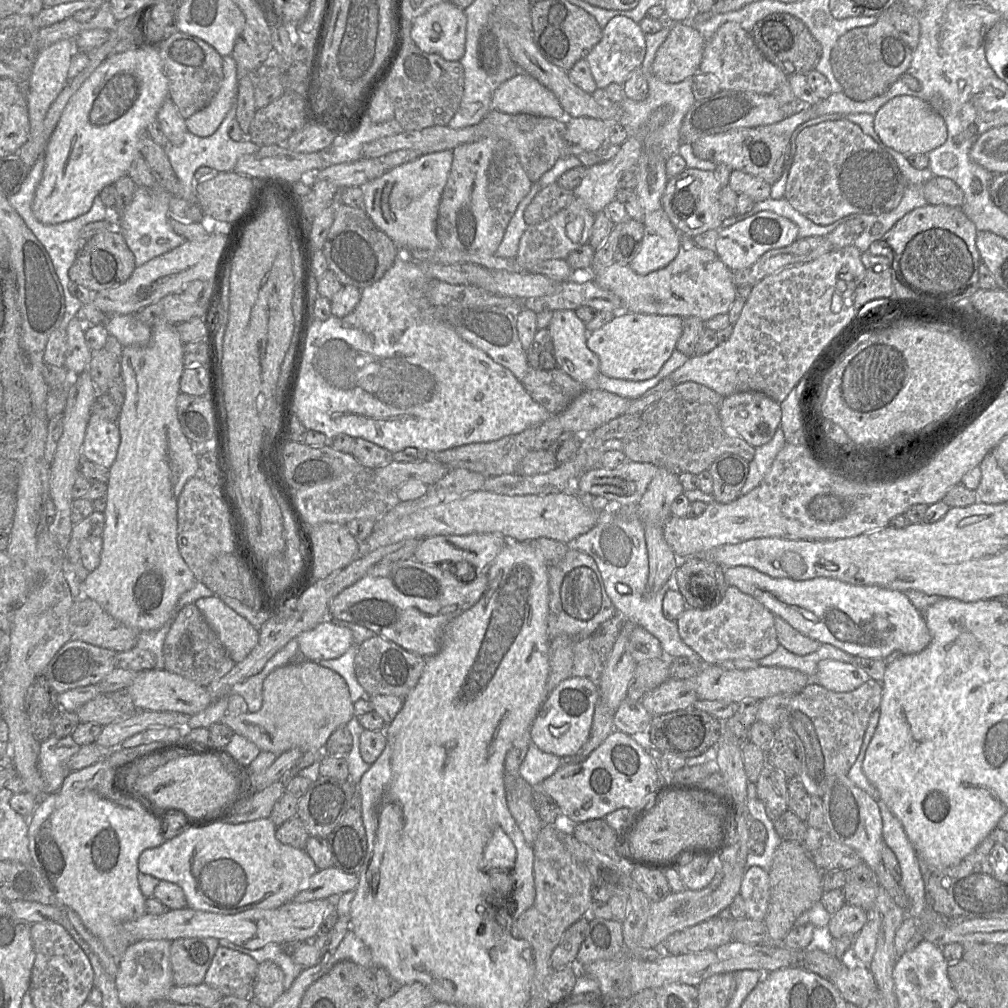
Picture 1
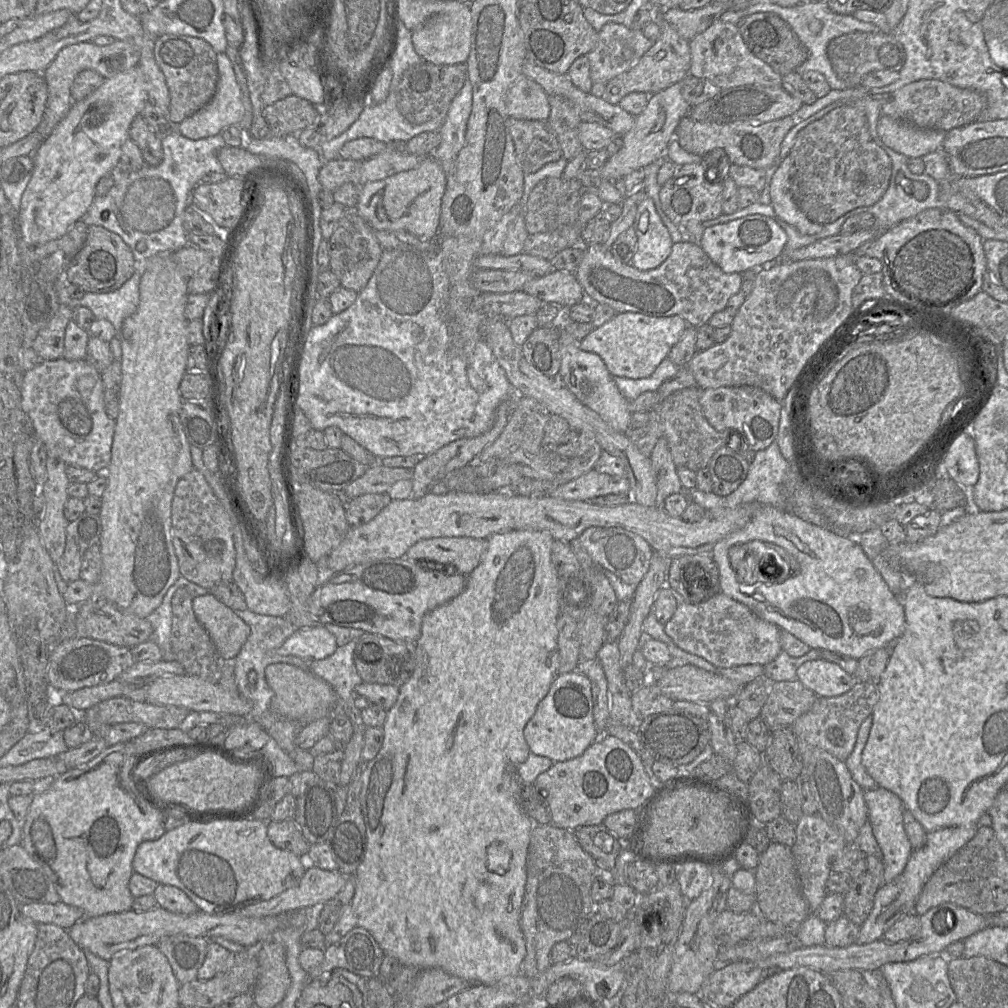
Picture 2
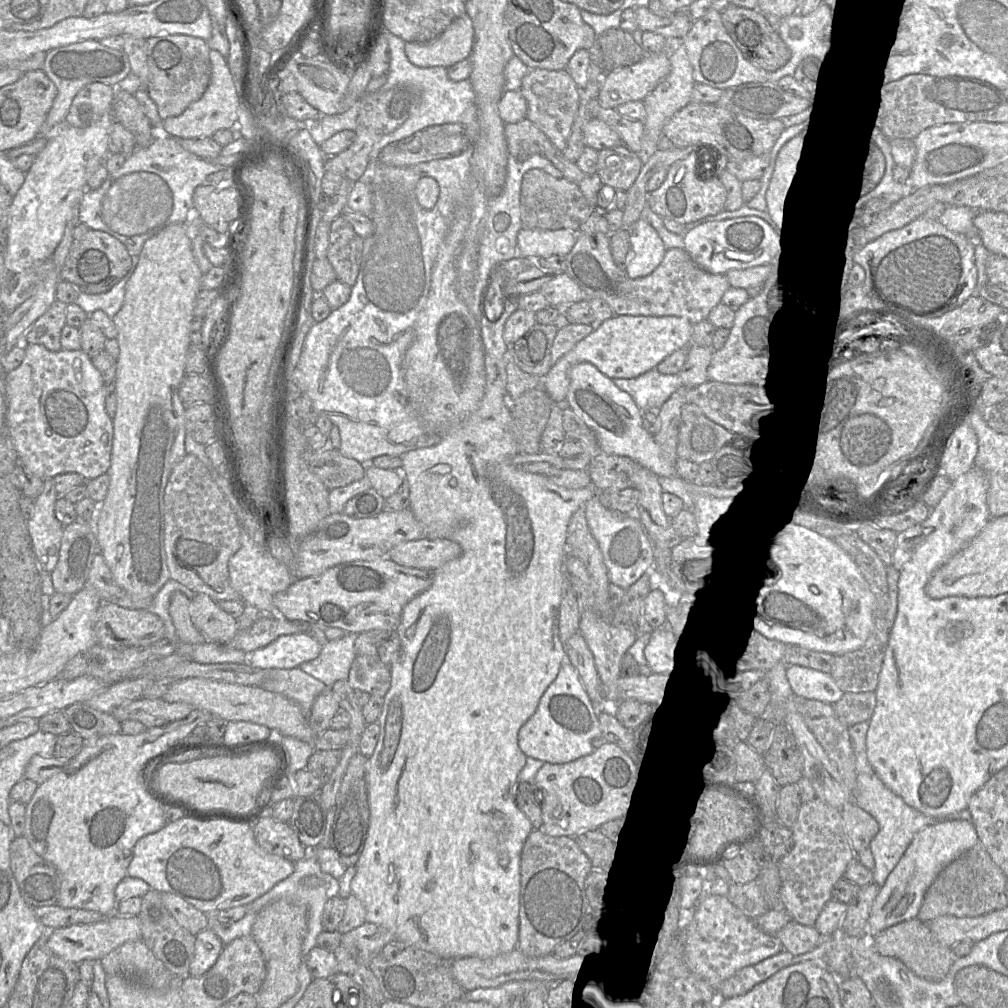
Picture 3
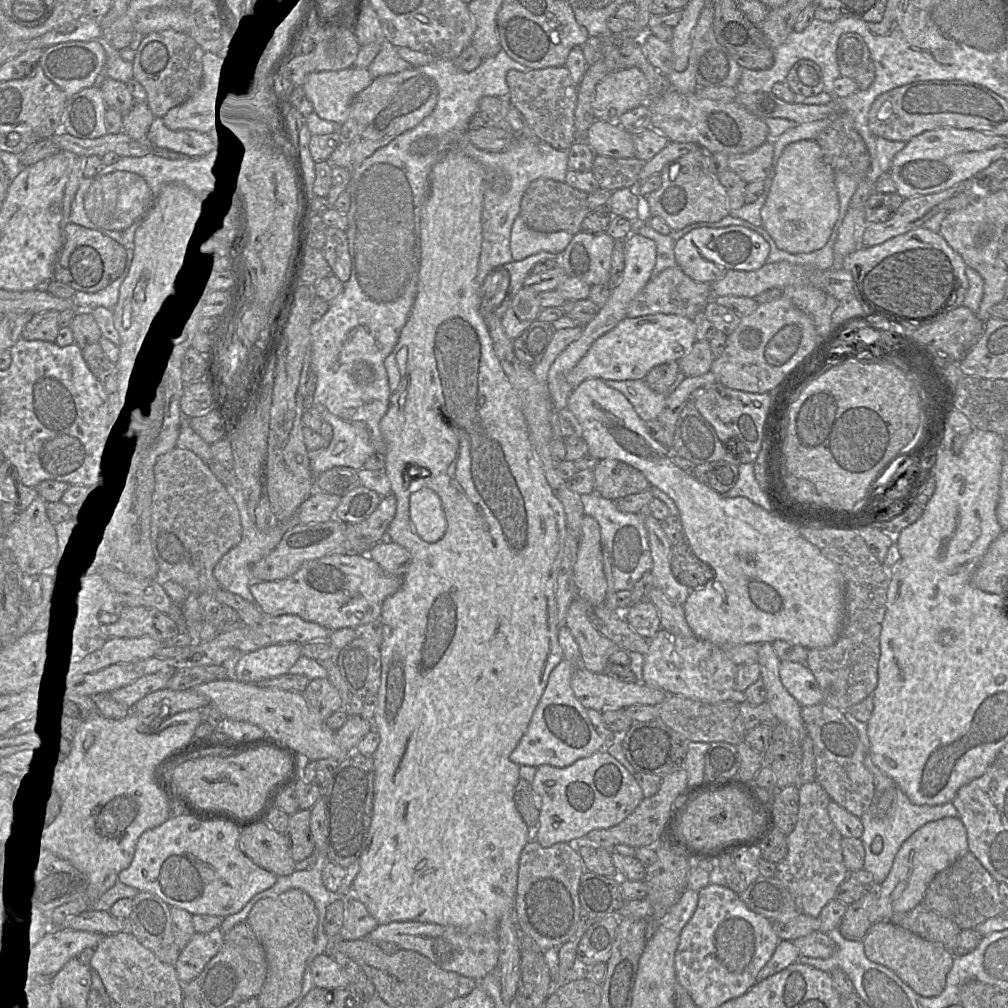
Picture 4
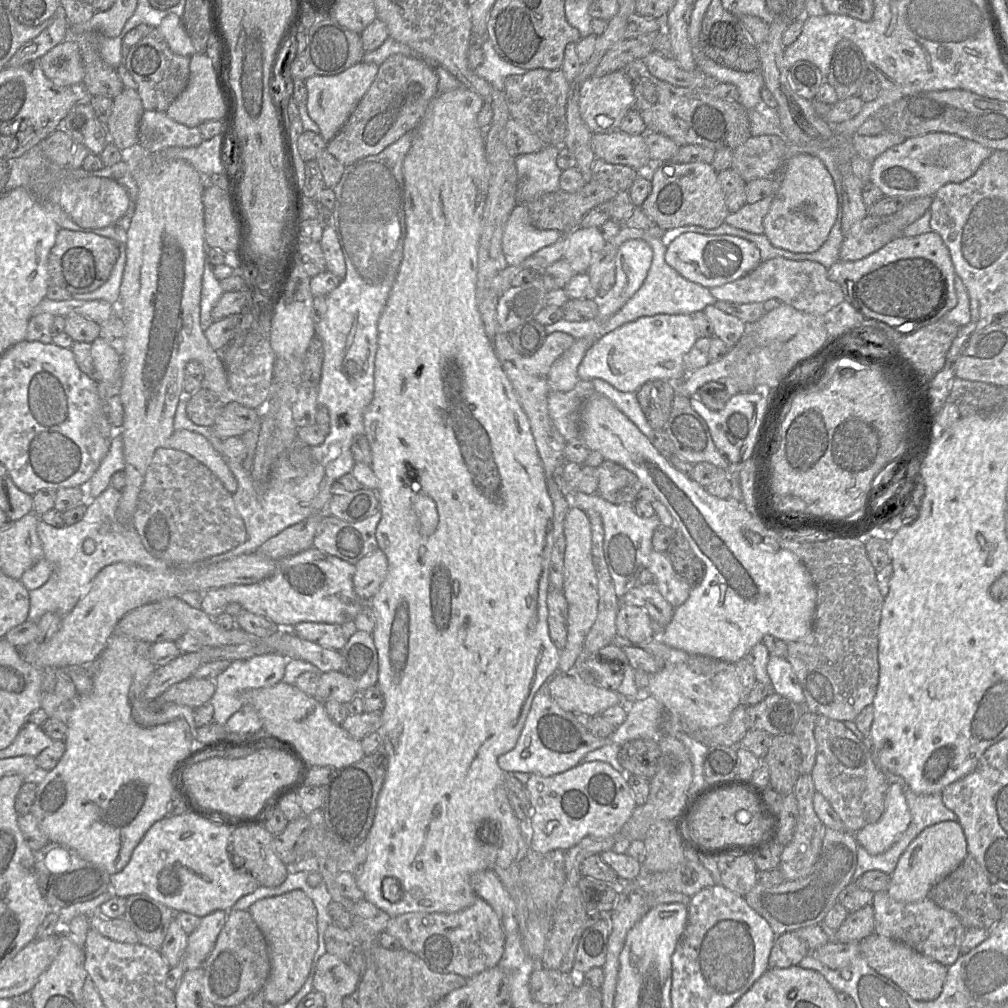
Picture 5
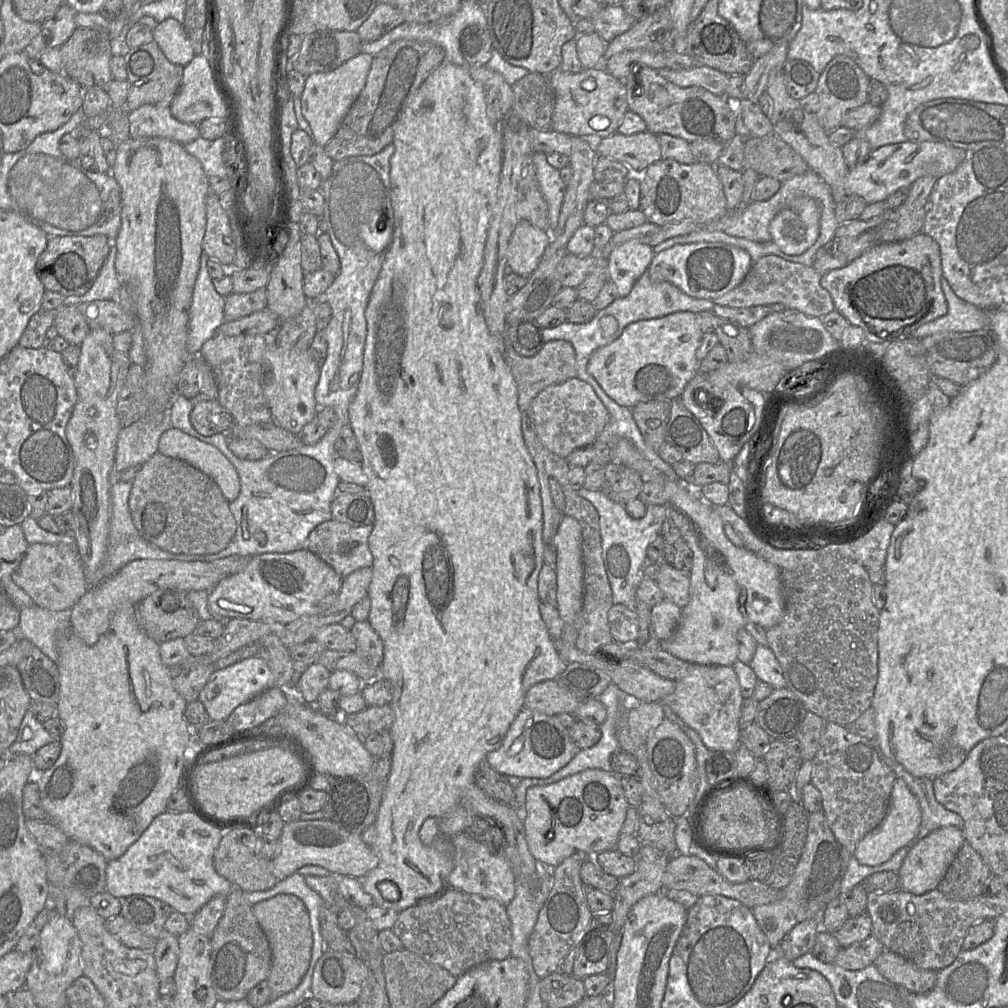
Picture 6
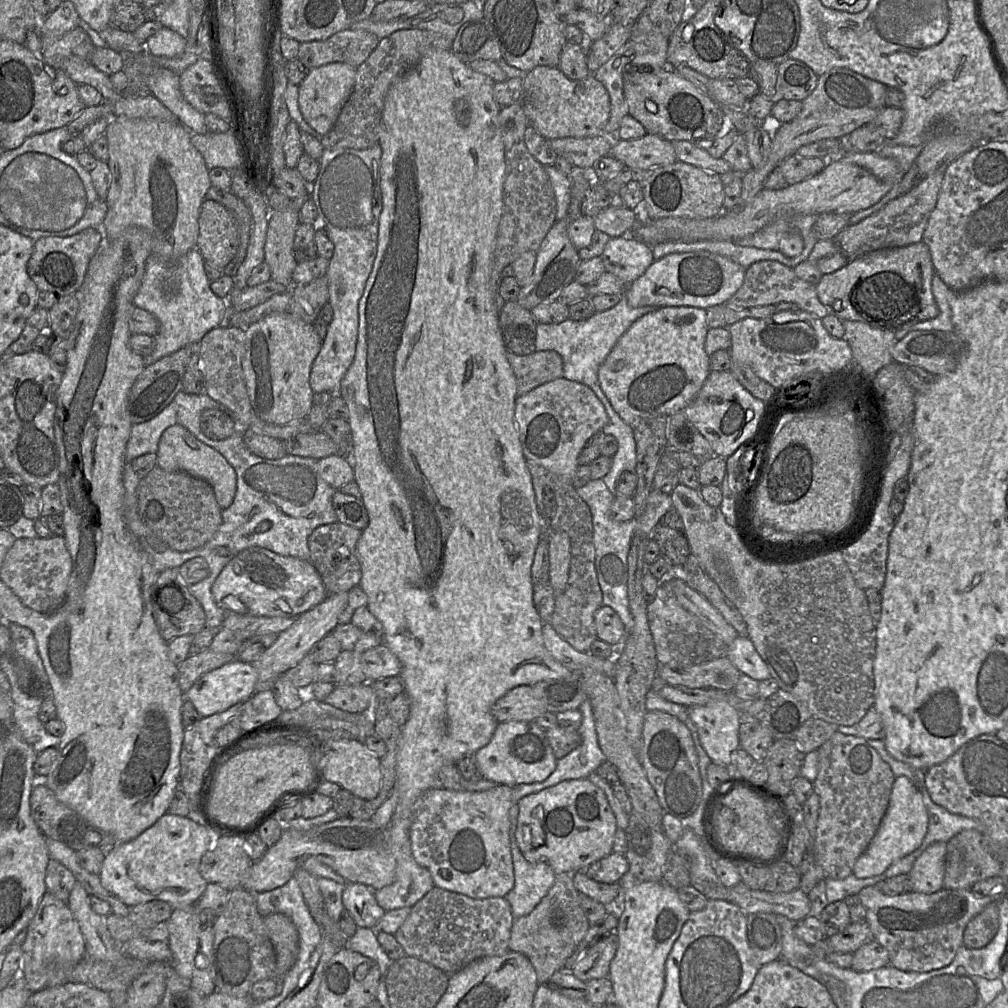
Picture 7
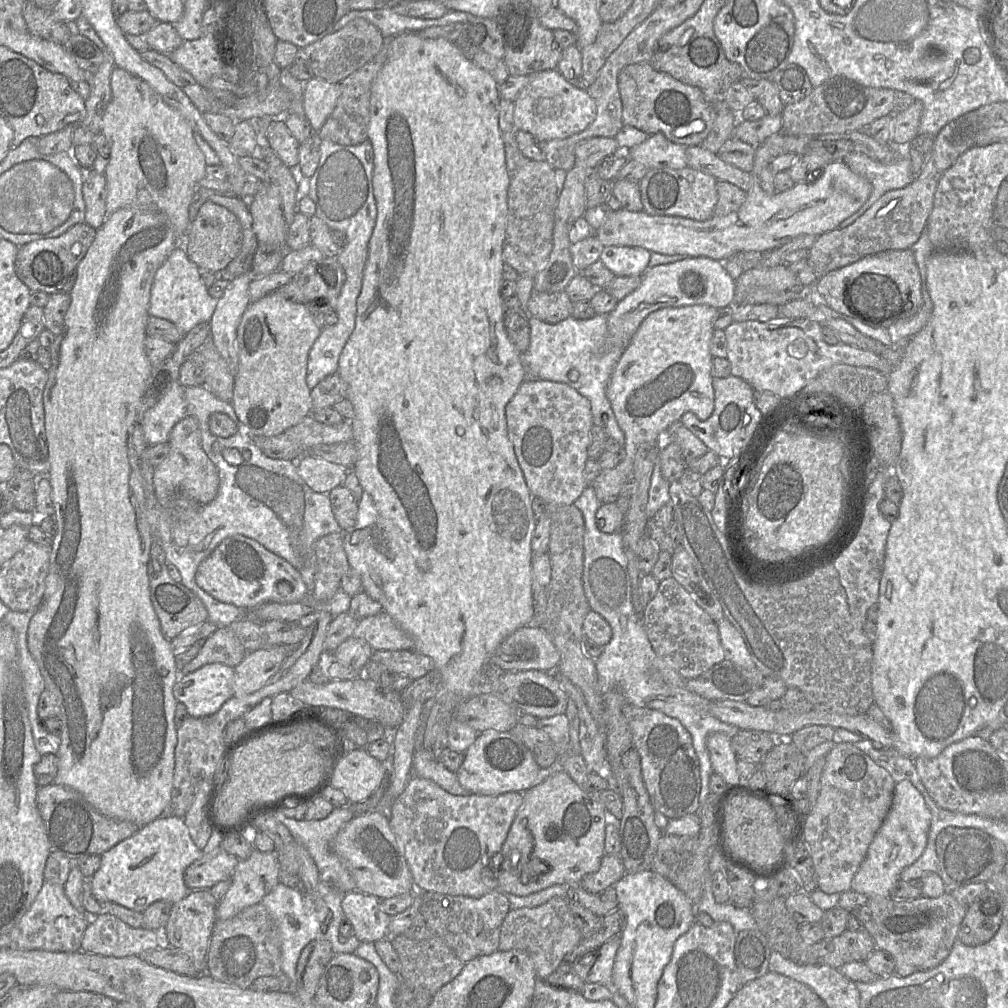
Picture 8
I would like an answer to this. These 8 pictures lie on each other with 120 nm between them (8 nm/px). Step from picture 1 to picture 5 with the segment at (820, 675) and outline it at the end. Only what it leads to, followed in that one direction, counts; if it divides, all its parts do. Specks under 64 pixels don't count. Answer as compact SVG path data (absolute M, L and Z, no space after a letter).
M770 655L767 663L773 691L805 709L805 697L791 664L786 658Z

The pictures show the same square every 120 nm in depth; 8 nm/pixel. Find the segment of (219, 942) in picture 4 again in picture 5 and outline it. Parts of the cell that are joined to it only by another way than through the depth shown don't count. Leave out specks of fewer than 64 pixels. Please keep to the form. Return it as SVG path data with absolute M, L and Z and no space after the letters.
M217 910L201 918L198 928L189 934L182 959L167 974L166 985L170 990L176 991L186 971L203 967L225 925L227 912Z

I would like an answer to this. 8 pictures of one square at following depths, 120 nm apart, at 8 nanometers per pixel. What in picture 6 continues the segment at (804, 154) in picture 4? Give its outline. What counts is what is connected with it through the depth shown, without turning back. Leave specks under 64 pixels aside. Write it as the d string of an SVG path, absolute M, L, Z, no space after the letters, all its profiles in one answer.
M793 198L769 224L772 241L785 254L803 254L819 237L820 215L815 199Z

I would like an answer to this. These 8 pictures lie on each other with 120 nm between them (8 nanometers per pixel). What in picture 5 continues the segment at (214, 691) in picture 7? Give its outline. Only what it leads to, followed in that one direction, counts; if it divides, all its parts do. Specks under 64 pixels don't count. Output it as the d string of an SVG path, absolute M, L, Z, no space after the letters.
M270 653L256 655L244 660L232 661L230 666L214 680L215 692L209 701L214 708L214 722L224 725L244 705L240 699L240 693L242 691L271 687L282 681L285 667L289 660L291 659L288 659L284 655Z

